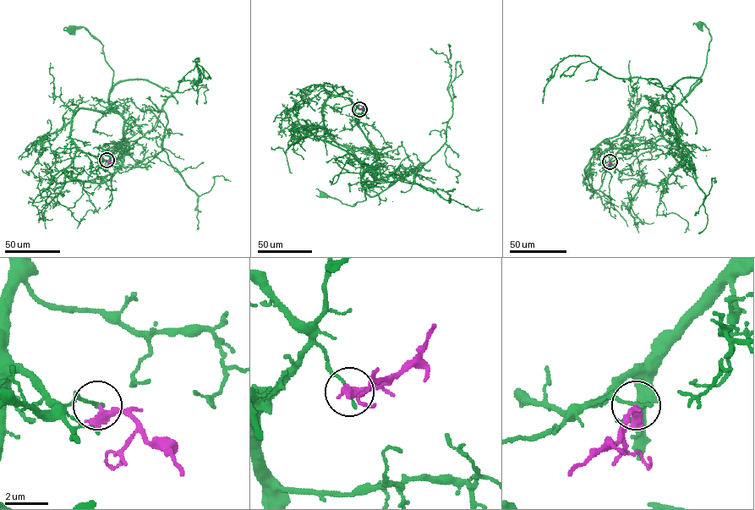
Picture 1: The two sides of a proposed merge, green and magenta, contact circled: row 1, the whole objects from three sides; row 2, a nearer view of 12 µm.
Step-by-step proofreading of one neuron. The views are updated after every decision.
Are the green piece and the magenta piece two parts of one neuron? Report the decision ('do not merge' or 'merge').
do not merge

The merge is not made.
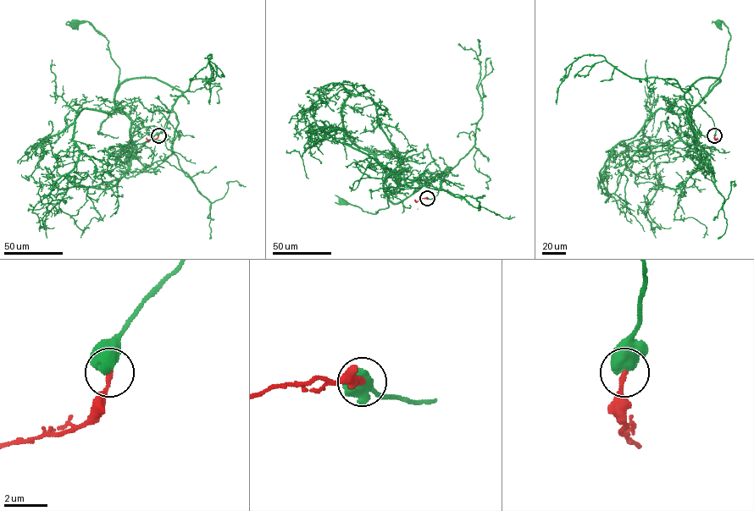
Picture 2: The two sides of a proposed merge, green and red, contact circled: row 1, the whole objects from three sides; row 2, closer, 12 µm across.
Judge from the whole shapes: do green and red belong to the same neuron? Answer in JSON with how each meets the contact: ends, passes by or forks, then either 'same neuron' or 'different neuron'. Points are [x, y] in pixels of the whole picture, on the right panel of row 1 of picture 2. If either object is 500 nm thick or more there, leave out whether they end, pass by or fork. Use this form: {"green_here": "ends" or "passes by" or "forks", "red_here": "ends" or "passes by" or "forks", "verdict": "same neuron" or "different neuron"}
{"verdict": "different neuron"}

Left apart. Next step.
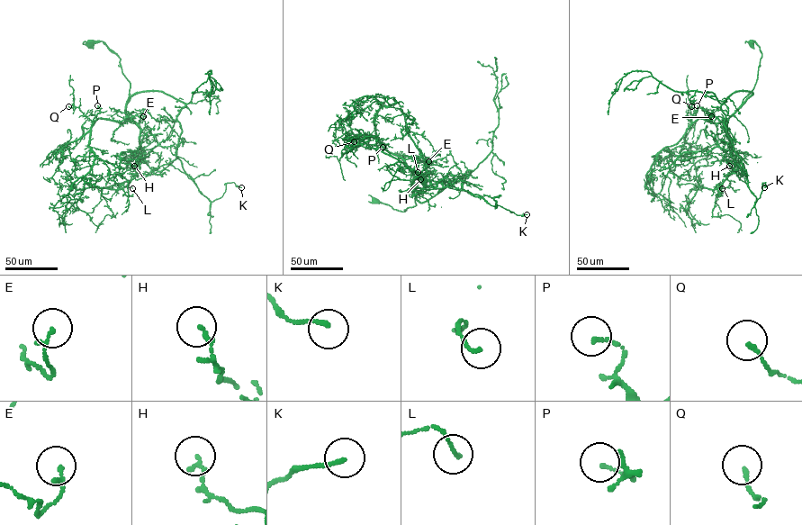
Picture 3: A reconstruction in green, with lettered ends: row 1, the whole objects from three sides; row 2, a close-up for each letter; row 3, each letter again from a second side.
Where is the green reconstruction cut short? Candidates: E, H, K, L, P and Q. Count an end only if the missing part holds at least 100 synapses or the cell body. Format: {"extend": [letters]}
{"extend": []}

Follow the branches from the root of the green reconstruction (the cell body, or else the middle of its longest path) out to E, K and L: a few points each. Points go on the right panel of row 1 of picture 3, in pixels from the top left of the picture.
E: (752, 44), (754, 41), (761, 54), (753, 89), (727, 119), (713, 122), (708, 120), (711, 116)
K: (752, 44), (761, 54), (758, 78), (725, 129), (733, 169), (741, 167), (756, 201), (765, 182), (764, 187)
L: (752, 44), (754, 41), (761, 54), (758, 78), (742, 104), (725, 122), (735, 164), (722, 188)

